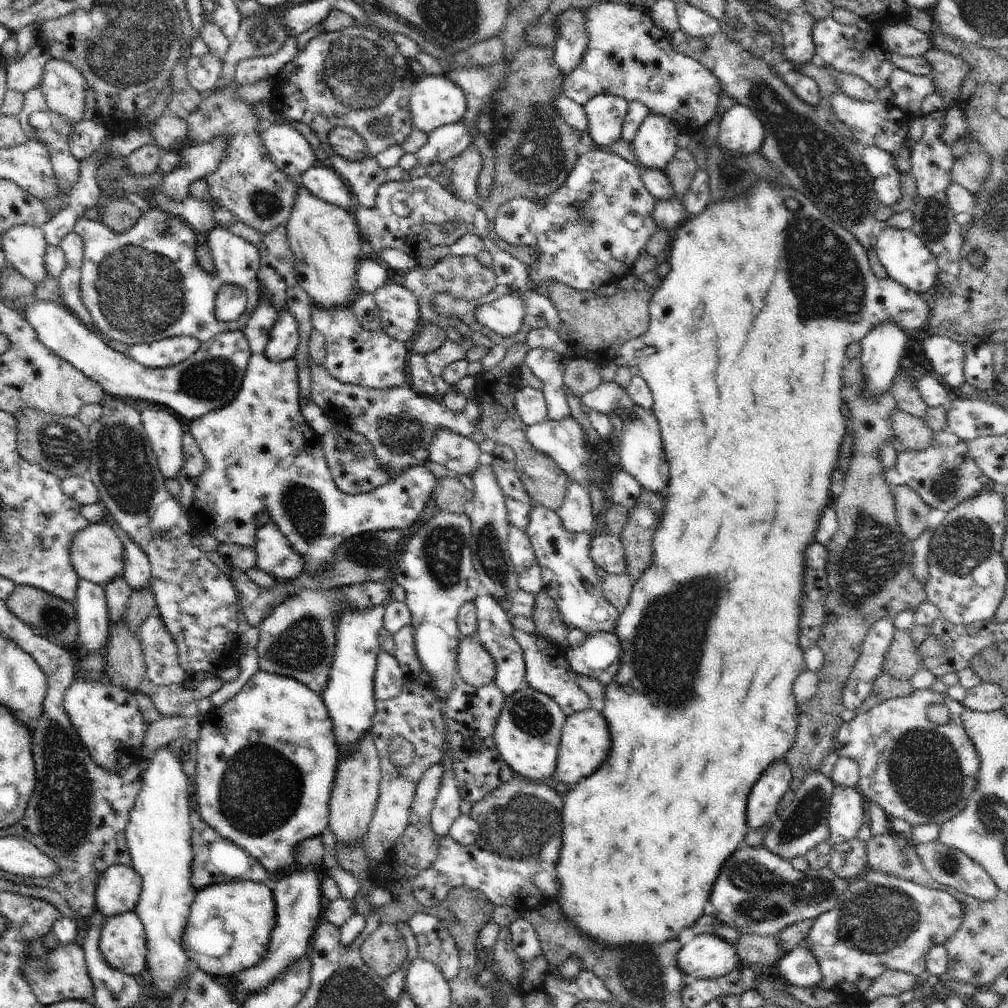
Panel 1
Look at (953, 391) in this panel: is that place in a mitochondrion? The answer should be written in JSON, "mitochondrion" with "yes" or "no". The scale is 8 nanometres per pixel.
{"mitochondrion":"no"}

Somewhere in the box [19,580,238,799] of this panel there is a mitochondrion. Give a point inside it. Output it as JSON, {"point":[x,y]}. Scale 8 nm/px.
{"point":[56,618]}

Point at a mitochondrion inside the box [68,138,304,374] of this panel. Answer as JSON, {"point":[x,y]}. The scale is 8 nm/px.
{"point":[141,293]}

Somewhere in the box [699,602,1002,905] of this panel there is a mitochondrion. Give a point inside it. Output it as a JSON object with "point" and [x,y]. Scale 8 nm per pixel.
{"point":[925,772]}

